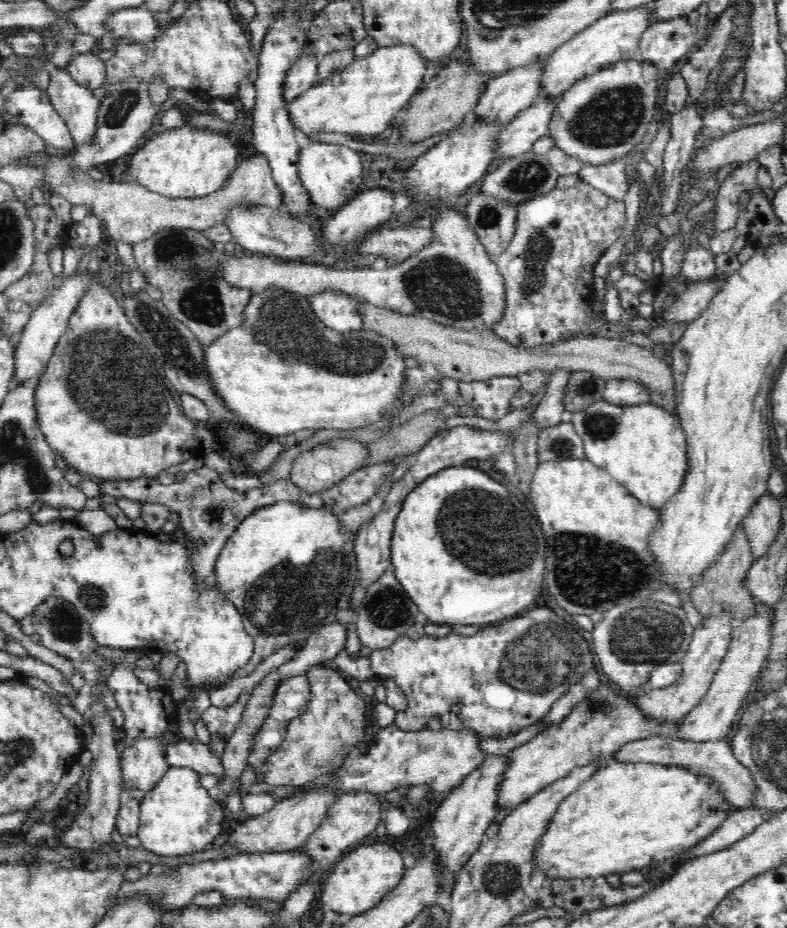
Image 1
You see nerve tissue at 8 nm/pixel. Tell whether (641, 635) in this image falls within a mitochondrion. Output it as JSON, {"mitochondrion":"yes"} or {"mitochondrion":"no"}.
{"mitochondrion":"yes"}

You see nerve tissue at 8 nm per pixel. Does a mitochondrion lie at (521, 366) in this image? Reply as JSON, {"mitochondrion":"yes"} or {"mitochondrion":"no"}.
{"mitochondrion":"no"}

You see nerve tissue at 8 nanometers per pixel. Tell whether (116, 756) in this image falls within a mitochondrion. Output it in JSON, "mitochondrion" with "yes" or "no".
{"mitochondrion":"no"}

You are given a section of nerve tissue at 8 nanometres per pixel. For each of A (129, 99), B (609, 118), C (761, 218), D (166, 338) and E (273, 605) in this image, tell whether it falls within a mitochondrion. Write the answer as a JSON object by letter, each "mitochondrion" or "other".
{"A":"mitochondrion","B":"mitochondrion","C":"other","D":"mitochondrion","E":"mitochondrion"}

